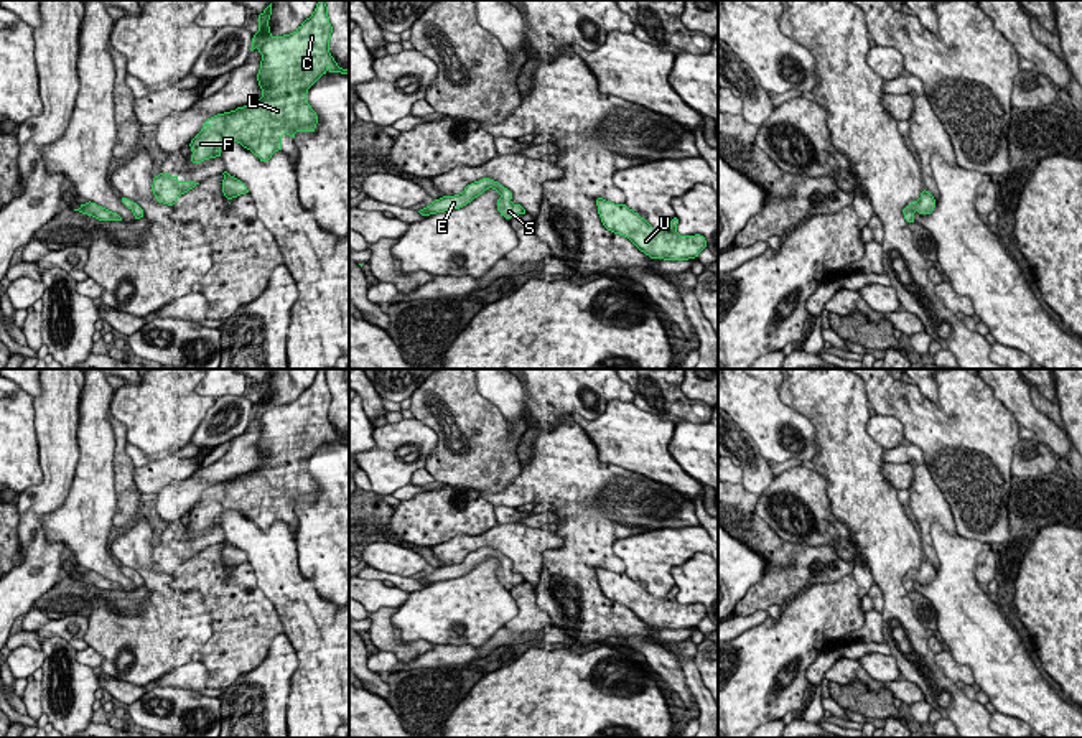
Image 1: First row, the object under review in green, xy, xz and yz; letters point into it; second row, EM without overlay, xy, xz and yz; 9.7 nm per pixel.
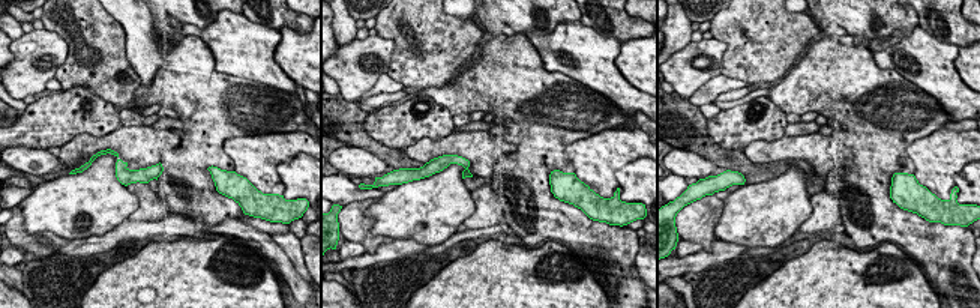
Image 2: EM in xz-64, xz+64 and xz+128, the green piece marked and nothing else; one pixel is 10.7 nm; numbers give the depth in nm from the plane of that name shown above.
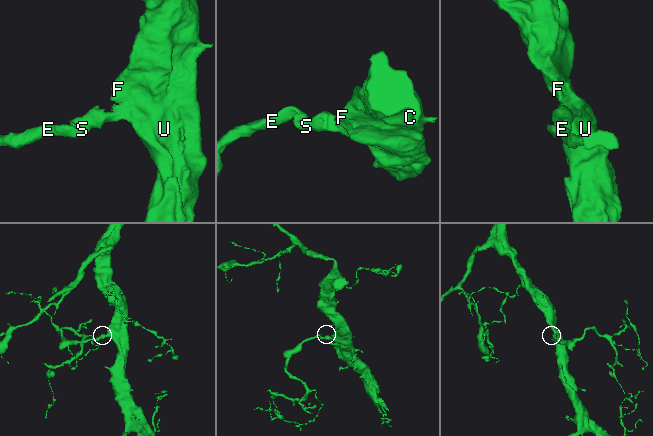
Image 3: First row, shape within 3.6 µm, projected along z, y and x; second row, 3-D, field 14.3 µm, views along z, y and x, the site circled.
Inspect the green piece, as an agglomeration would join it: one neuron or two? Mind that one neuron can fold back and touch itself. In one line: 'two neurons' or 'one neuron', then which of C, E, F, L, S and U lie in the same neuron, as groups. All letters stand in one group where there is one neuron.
one neuron; groups C E F L S U

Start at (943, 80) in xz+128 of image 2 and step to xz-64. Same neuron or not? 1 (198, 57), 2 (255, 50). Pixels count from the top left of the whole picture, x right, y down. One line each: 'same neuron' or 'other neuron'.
1: other neuron
2: same neuron

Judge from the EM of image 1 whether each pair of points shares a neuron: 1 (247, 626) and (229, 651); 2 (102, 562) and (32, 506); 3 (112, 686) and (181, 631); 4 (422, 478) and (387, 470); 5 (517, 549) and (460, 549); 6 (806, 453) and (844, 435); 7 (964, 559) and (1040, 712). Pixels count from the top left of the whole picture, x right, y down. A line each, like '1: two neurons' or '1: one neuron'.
1: one neuron
2: two neurons
3: two neurons
4: two neurons
5: one neuron
6: two neurons
7: one neuron

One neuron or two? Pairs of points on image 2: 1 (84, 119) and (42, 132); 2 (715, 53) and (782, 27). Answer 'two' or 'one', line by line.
1: one
2: two

